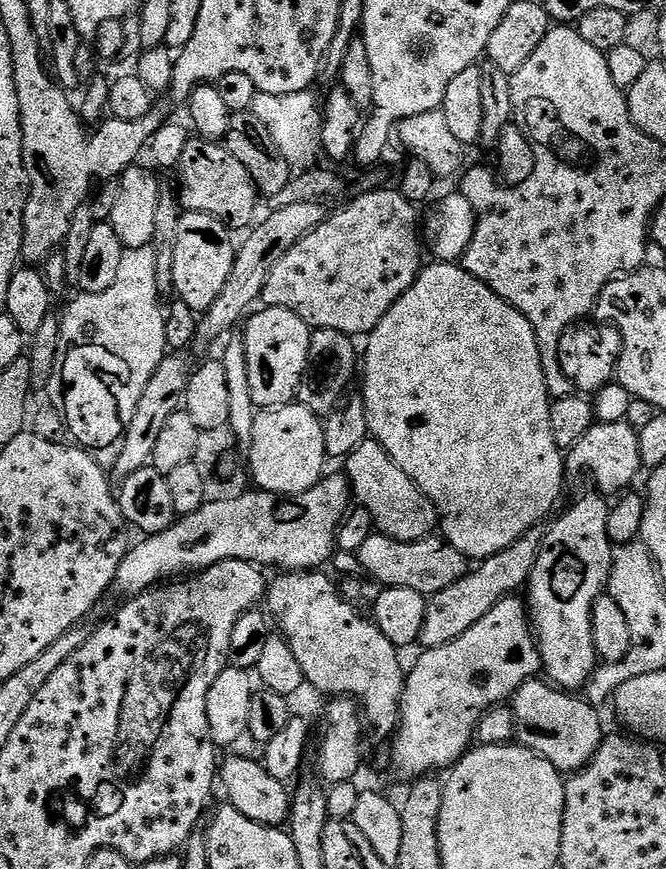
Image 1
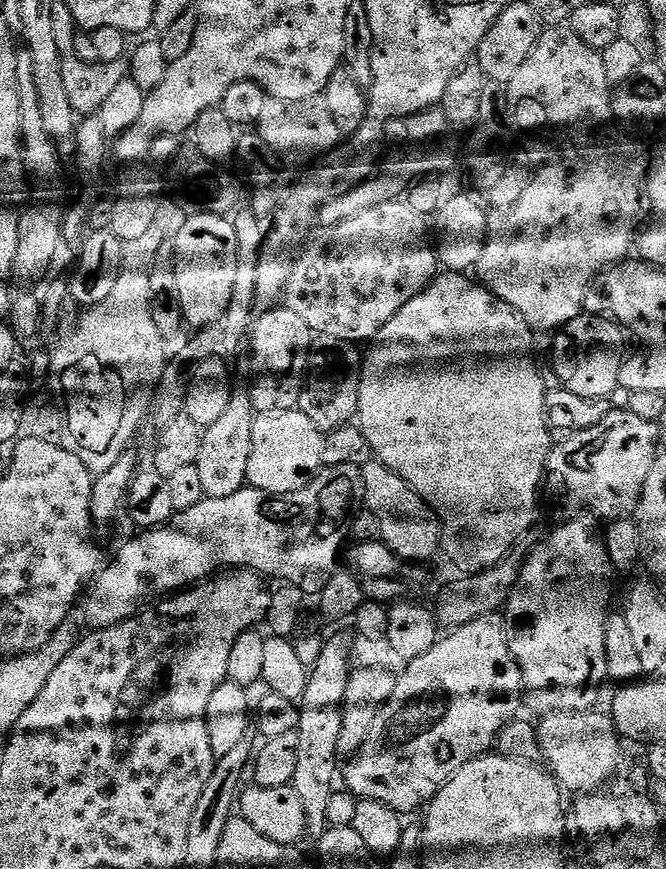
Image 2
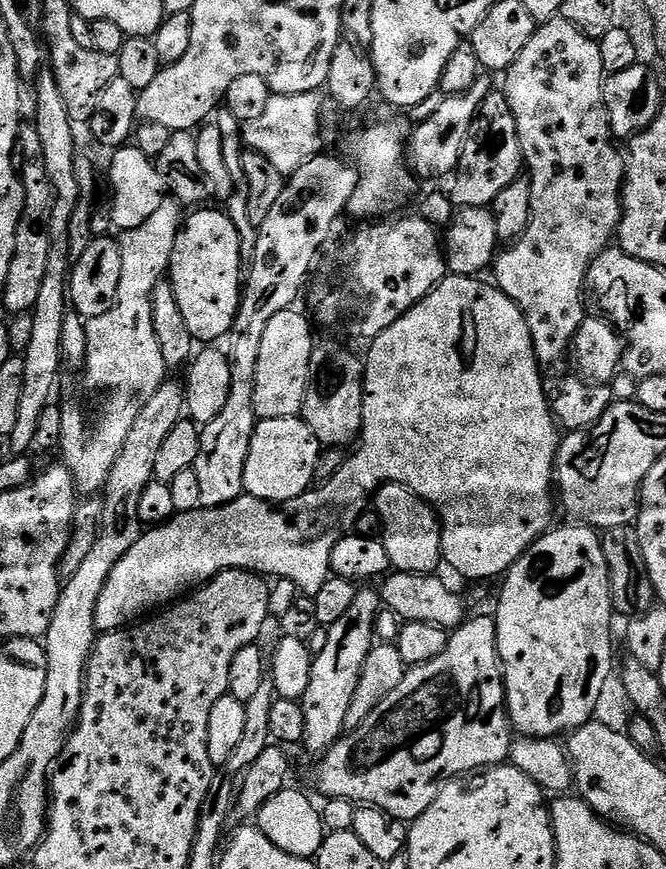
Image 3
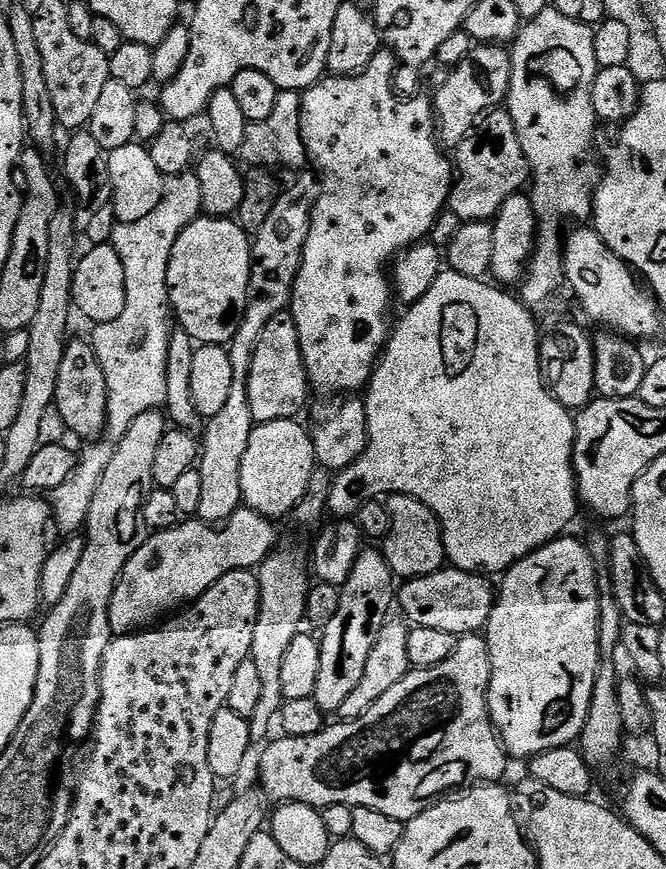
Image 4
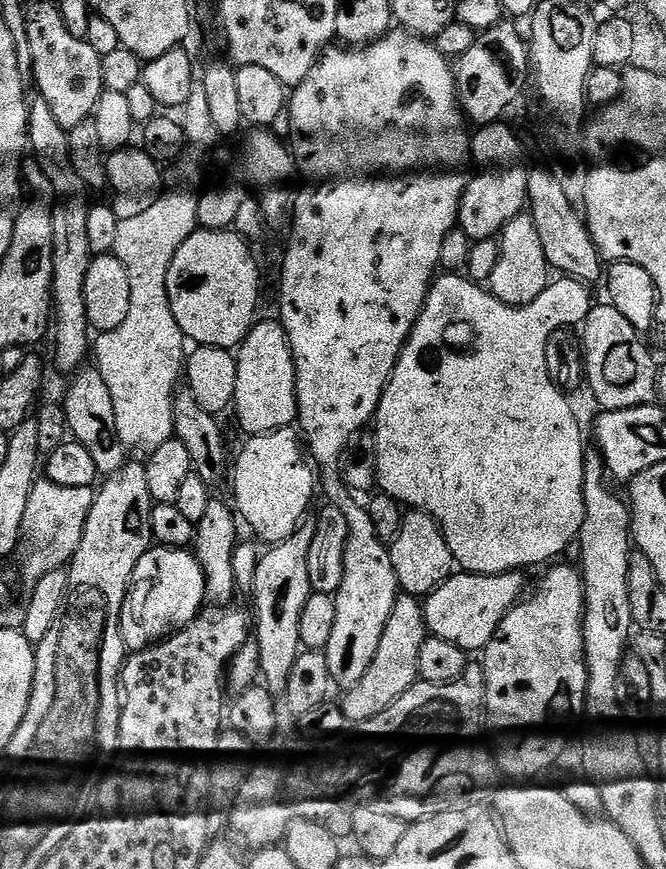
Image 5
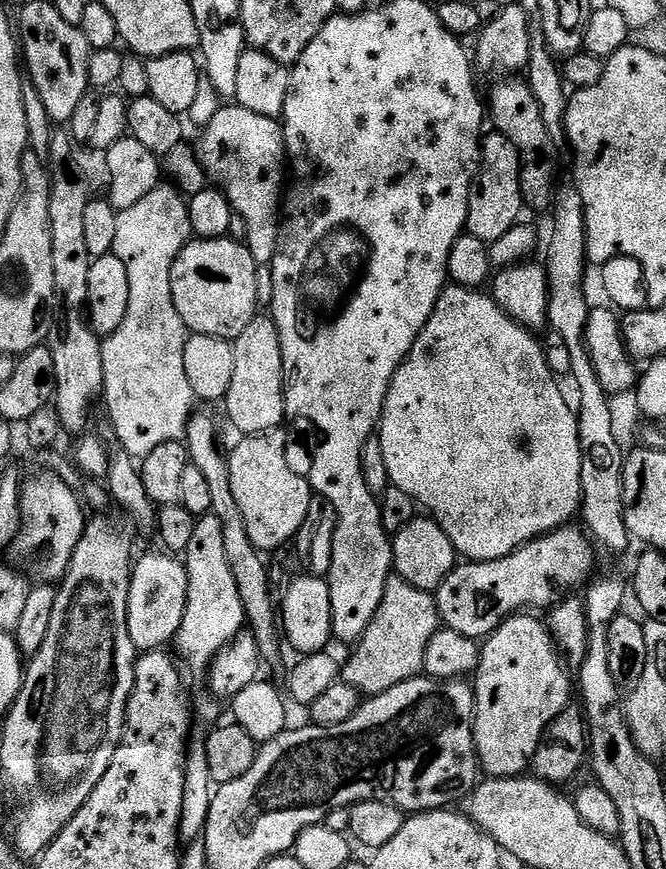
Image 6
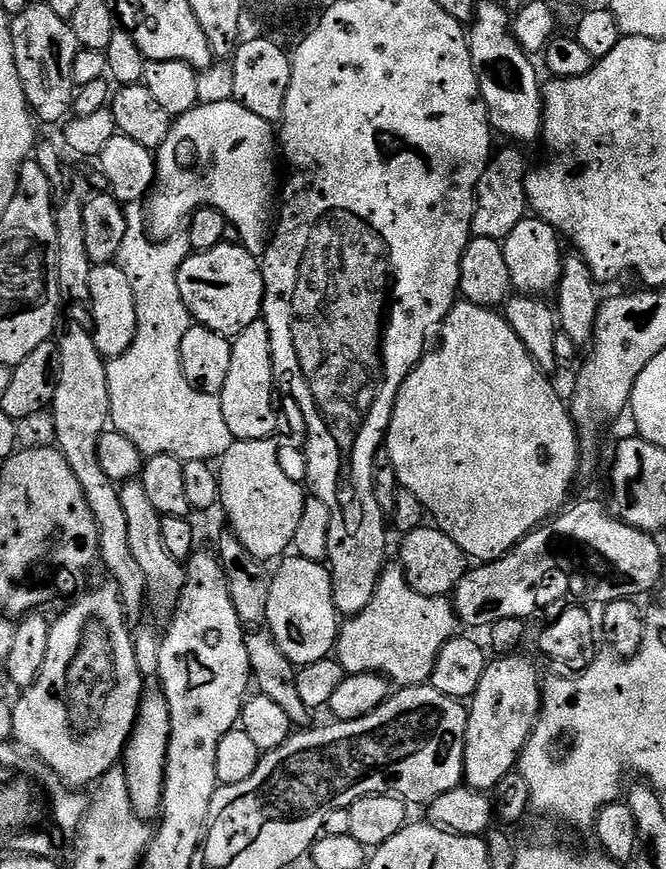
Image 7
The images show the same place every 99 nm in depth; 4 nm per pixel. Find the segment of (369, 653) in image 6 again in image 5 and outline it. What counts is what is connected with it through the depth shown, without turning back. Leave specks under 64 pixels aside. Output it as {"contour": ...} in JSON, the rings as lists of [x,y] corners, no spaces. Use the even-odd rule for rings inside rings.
{"contour":[[[400,594],[396,597],[396,605],[386,622],[386,630],[382,630],[382,638],[378,642],[378,652],[374,654],[374,662],[358,678],[358,682],[347,689],[342,699],[344,719],[348,722],[366,720],[391,704],[402,693],[416,683],[420,675],[418,670],[418,650],[422,650],[422,642],[426,635],[424,623],[424,606],[417,597]]]}

